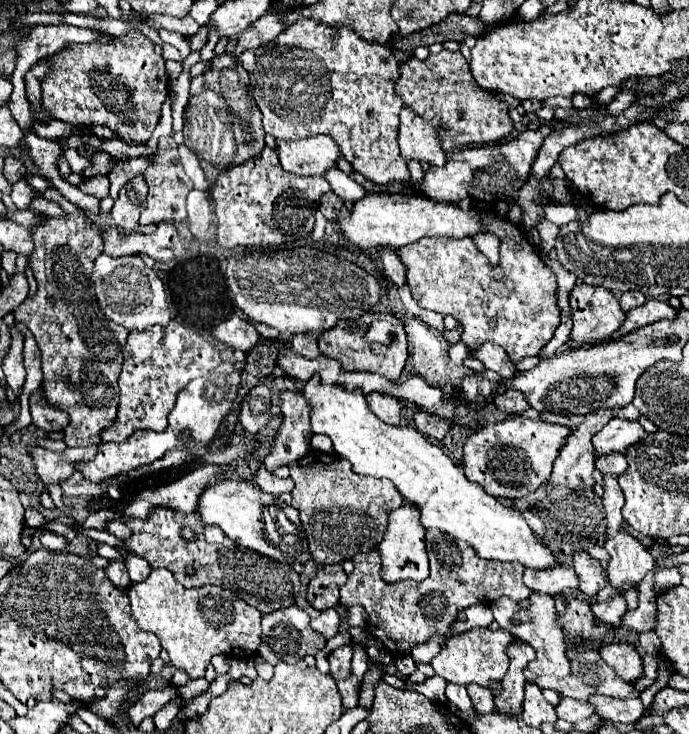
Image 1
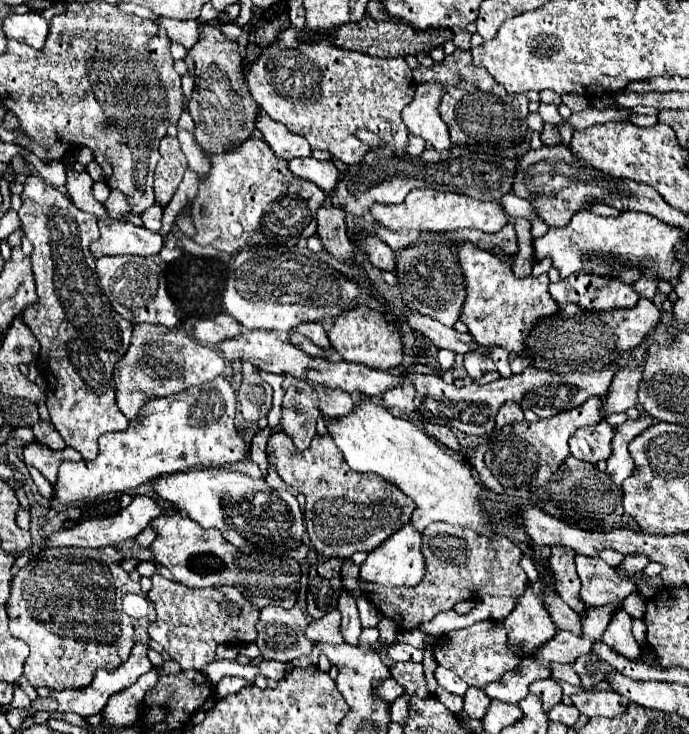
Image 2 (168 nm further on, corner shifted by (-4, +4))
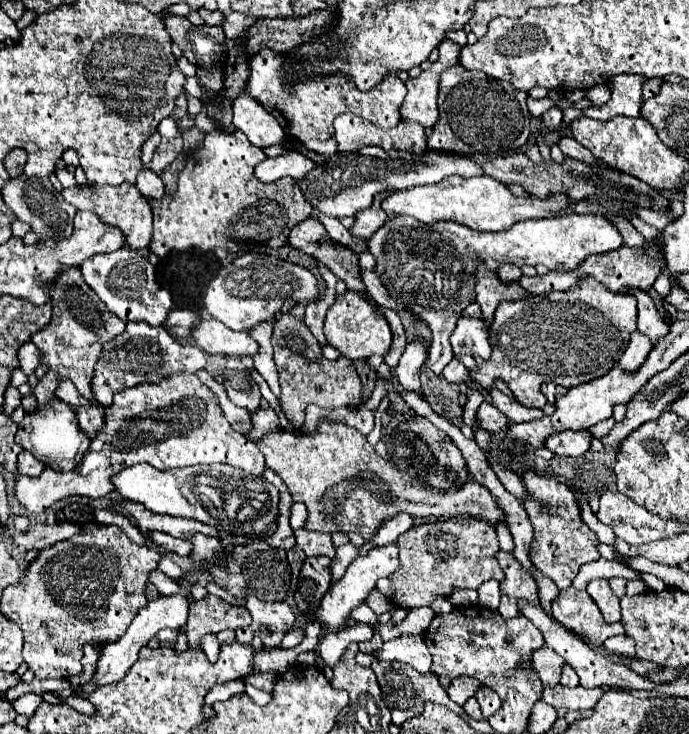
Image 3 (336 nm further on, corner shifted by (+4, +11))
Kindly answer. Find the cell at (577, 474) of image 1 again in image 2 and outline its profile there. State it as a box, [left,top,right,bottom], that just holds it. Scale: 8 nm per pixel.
[604,365,642,417]

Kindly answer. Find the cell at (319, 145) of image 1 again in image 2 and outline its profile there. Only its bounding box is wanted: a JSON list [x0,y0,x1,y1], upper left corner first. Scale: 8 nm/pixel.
[256,113,310,159]

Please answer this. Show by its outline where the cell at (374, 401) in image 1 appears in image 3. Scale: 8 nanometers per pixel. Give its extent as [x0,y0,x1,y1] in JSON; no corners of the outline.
[392,342,424,392]

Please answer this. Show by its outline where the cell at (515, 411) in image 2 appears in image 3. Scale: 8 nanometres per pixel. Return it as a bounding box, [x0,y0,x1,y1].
[476,400,508,434]

